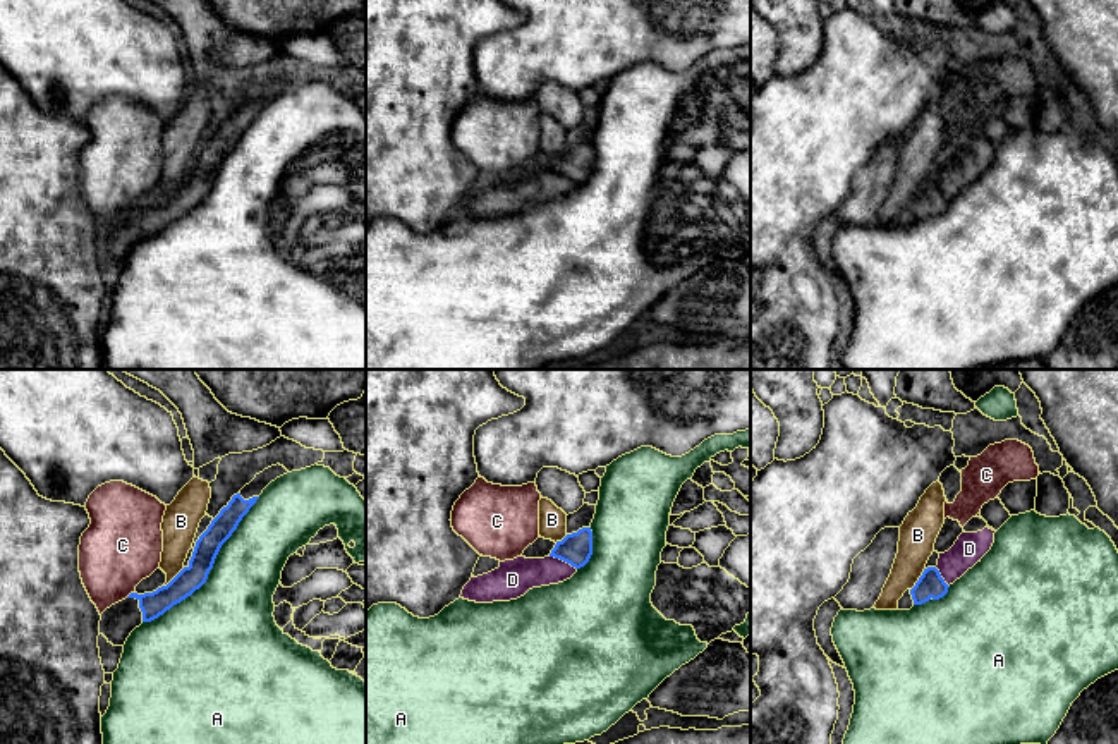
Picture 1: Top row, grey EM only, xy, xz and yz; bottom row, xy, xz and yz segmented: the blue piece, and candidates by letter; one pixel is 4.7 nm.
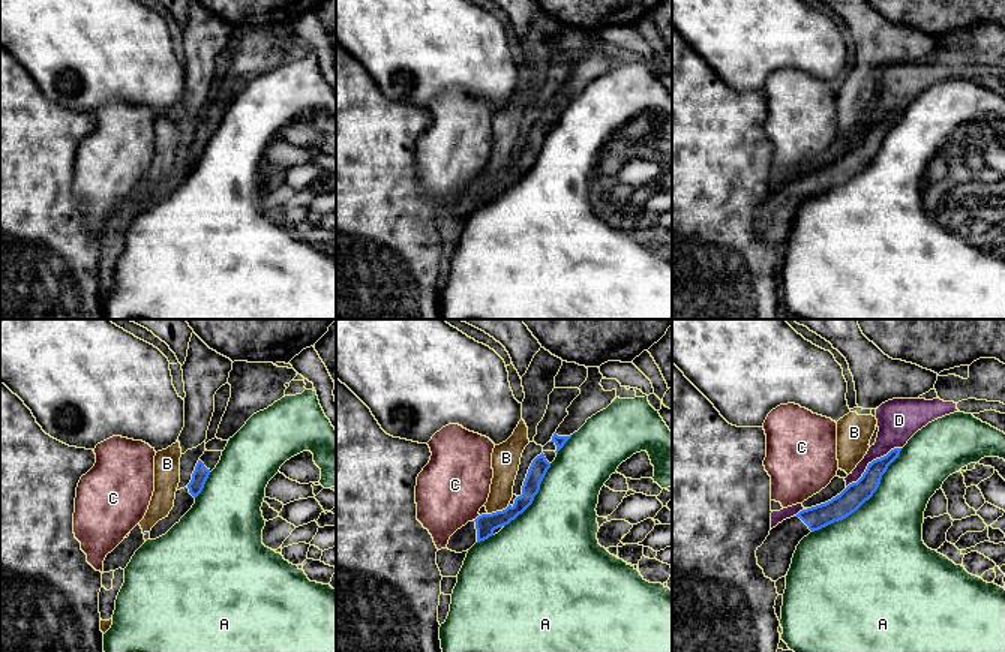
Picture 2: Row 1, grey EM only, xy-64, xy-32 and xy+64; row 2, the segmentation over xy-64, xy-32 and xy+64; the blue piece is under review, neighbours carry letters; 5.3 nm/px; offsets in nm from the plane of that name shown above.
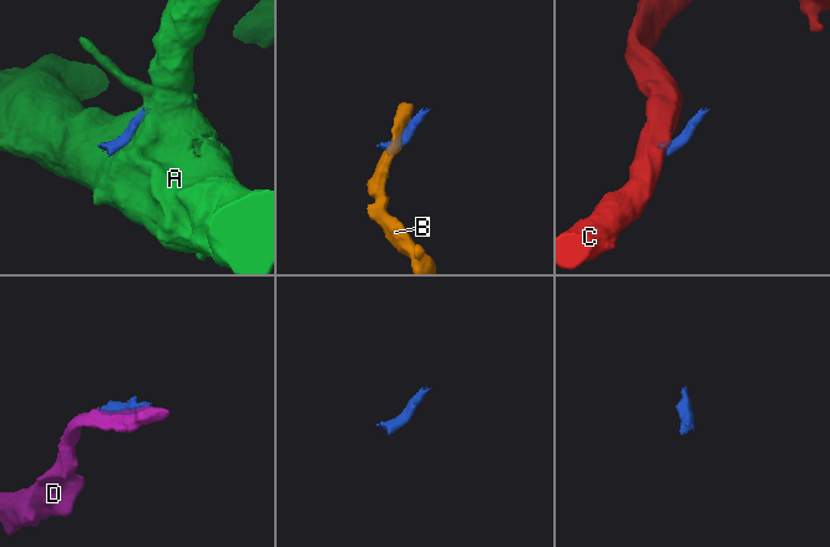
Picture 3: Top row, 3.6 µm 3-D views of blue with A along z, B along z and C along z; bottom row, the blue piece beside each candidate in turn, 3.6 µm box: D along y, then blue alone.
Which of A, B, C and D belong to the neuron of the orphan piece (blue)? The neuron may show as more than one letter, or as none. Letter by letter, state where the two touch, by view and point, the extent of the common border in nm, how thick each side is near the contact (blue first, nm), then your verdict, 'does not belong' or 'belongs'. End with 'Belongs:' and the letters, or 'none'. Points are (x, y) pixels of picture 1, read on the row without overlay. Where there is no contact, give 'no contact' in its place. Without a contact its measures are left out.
A: contact xy (210, 184); length 800 nm; calibres 120 and 400 nm; does not belong
B: contact yz (919, 195); length 130 nm; calibres 120 and 180 nm; does not belong
C: contact xy (131, 208); length 50 nm; calibres 120 and 360 nm; does not belong
D: contact xz (564, 176); length 140 nm; calibres 150 and 180 nm; does not belong
Belongs: none

